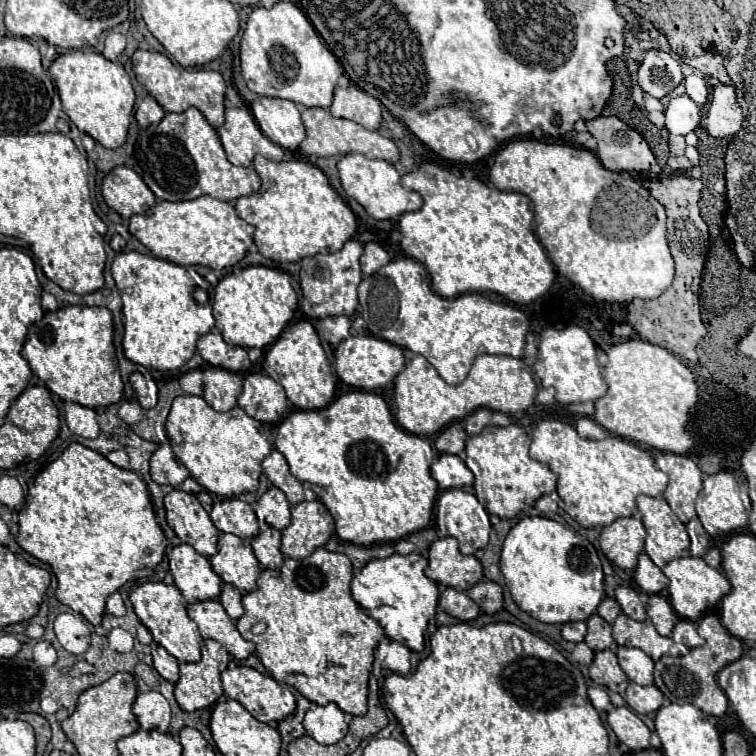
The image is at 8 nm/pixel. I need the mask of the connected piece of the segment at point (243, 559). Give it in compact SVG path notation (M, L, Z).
M222 534L218 540L218 552L210 558L212 570L228 584L234 584L242 592L256 590L256 578L260 574L260 562L252 554L248 538L234 534Z

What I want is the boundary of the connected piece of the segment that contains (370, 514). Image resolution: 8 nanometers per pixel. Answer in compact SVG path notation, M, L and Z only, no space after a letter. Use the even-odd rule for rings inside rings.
M354 390L354 392L348 392L348 394L342 394L340 398L336 398L328 408L322 408L322 410L296 410L292 412L278 428L278 436L276 436L276 442L274 442L276 450L284 454L284 458L288 460L288 466L290 466L290 472L300 480L300 482L310 484L310 488L318 495L318 498L330 510L334 522L336 522L336 534L346 540L346 542L352 542L352 544L358 544L358 546L374 546L374 544L386 544L386 542L398 542L402 538L406 538L408 534L412 532L418 532L422 528L426 528L432 520L432 510L434 510L434 502L436 502L436 496L438 496L438 484L436 480L430 476L430 464L436 456L435 450L430 446L428 440L416 436L416 434L410 434L406 432L404 428L400 428L386 402L382 400L382 396L374 394L374 392L364 392L364 390Z

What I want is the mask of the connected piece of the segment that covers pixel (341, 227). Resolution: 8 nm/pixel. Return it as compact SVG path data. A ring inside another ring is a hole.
M256 156L254 168L262 180L262 188L252 196L238 198L236 214L256 228L254 242L262 256L276 262L298 262L306 256L336 252L354 236L354 212L334 192L318 166L302 160L272 162Z

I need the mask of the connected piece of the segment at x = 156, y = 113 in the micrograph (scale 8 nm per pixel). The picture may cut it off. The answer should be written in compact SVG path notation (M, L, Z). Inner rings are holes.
M146 96L146 98L140 102L138 110L136 110L136 120L138 120L138 124L140 124L142 128L146 128L146 126L150 126L150 124L158 124L162 118L164 118L164 108L162 108L152 96Z

